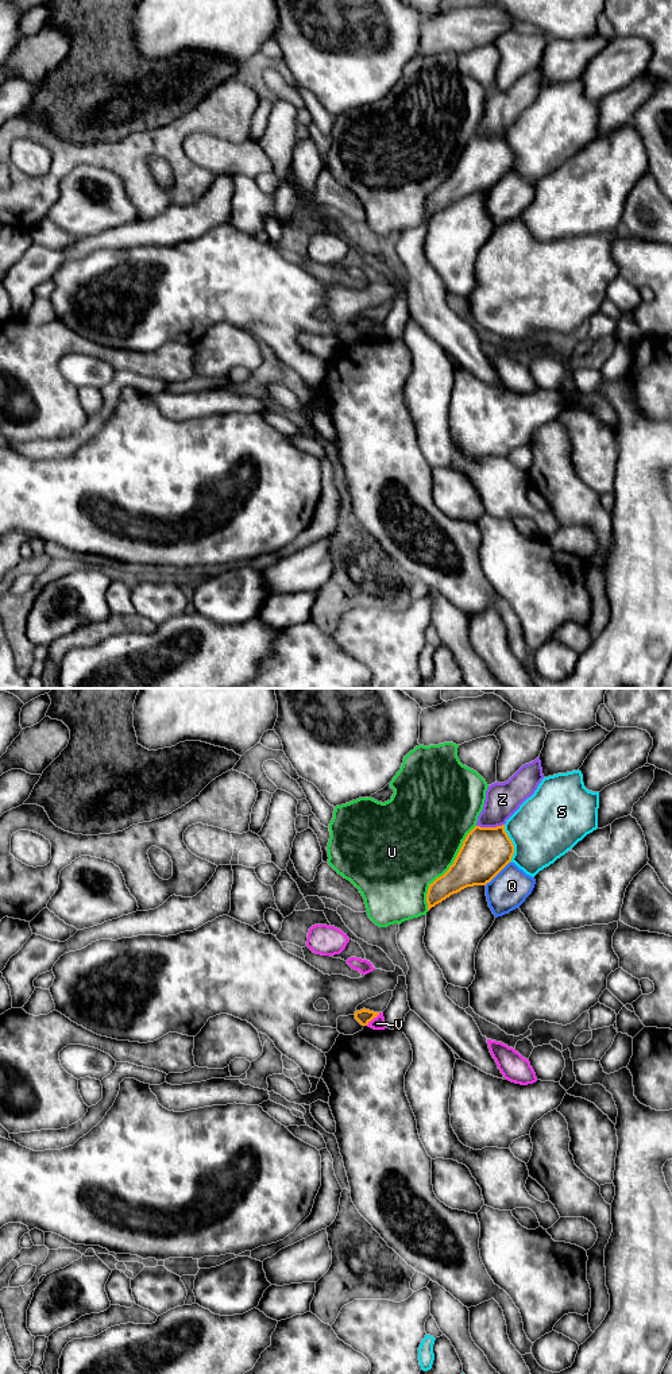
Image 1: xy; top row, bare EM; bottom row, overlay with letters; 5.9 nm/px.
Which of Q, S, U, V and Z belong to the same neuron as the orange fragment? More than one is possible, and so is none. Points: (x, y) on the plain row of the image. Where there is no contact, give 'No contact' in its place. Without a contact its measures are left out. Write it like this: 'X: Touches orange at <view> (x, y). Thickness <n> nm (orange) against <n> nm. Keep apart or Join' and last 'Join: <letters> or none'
Q: Touches orange at xy (497, 182). Thickness 280 nm (orange) against 220 nm. Keep apart
S: Touches orange at xy (512, 153). Thickness 280 nm (orange) against 400 nm. Keep apart
U: Touches orange at xy (450, 177). Thickness 280 nm (orange) against 480 nm. Keep apart
V: Touches orange at xy (373, 327). Thickness 90 nm (orange) against 80 nm. Keep apart
Z: Touches orange at xy (490, 136). Thickness 280 nm (orange) against 200 nm. Keep apart
Join: none

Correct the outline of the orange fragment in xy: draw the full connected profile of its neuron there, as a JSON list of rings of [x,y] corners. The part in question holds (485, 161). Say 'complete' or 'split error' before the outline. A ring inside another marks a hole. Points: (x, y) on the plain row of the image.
complete; [[[505,134],[475,135],[463,150],[449,178],[429,193],[428,220],[467,196],[486,194],[511,170],[513,163],[514,154]]]

